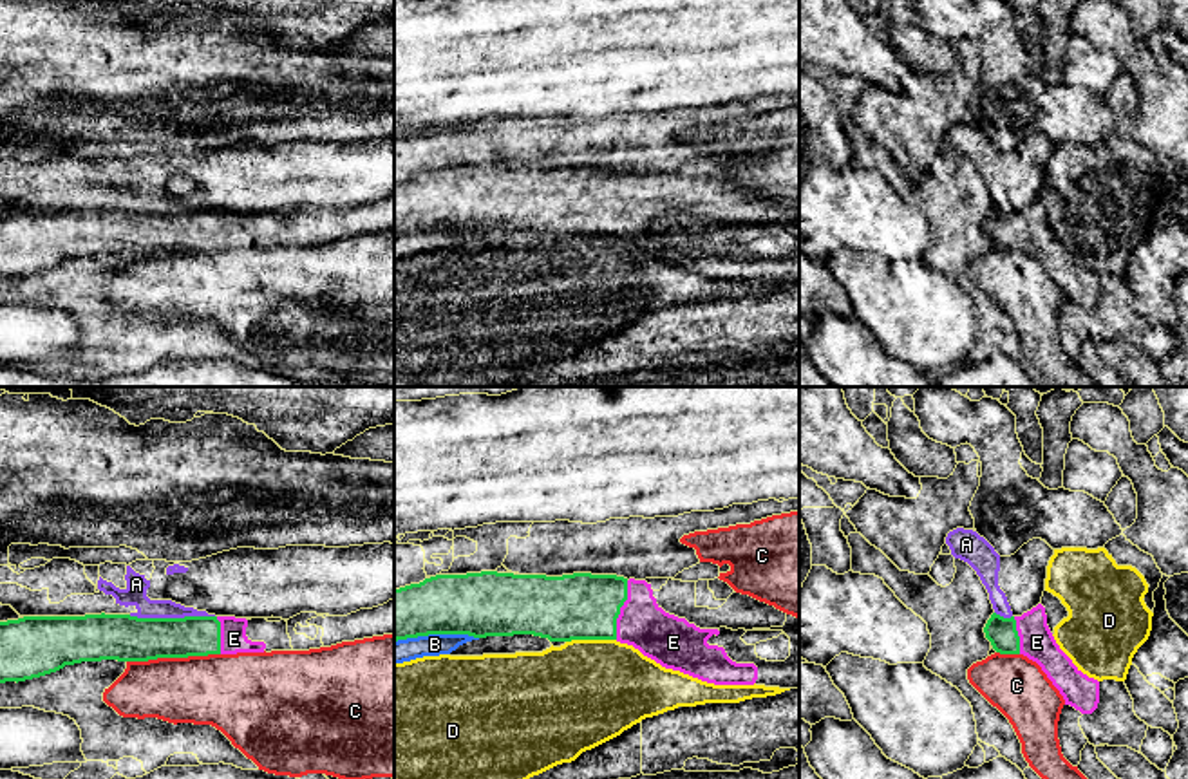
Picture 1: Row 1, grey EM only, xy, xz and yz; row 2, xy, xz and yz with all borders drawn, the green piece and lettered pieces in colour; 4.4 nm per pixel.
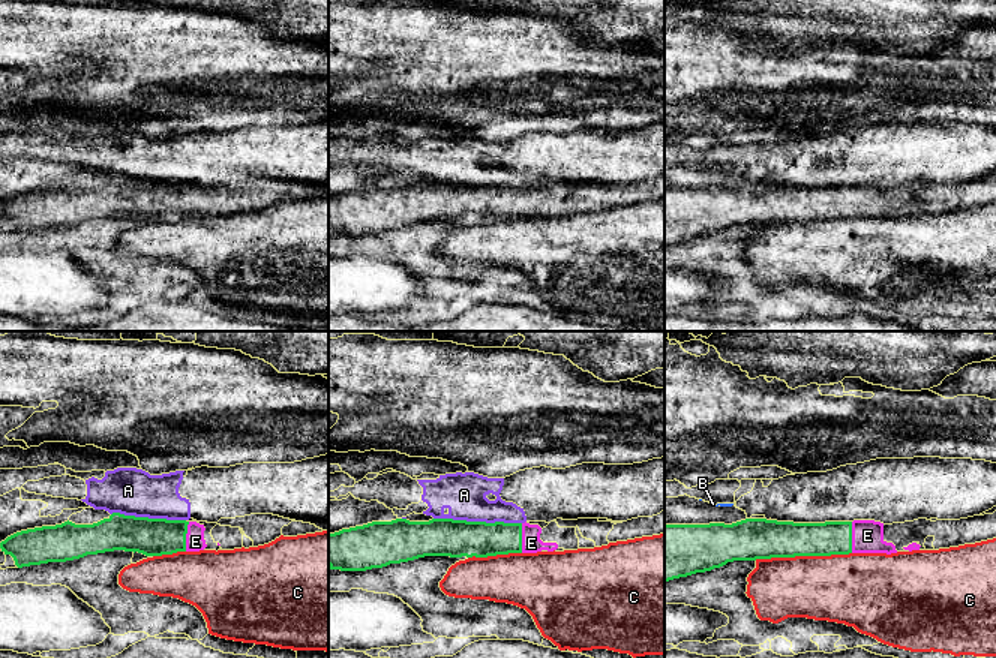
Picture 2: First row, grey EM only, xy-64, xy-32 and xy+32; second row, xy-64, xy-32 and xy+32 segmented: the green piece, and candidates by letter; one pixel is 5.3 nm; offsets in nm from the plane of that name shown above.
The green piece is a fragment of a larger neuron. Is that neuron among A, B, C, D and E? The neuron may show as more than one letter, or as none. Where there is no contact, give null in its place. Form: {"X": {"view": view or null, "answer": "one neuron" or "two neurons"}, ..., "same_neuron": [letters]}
{"A": {"view": "xy", "answer": "two neurons"}, "B": {"view": "xz", "answer": "two neurons"}, "C": {"view": "xy", "answer": "two neurons"}, "D": {"view": "xz", "answer": "two neurons"}, "E": {"view": "xz", "answer": "one neuron"}, "same_neuron": ["E"]}

